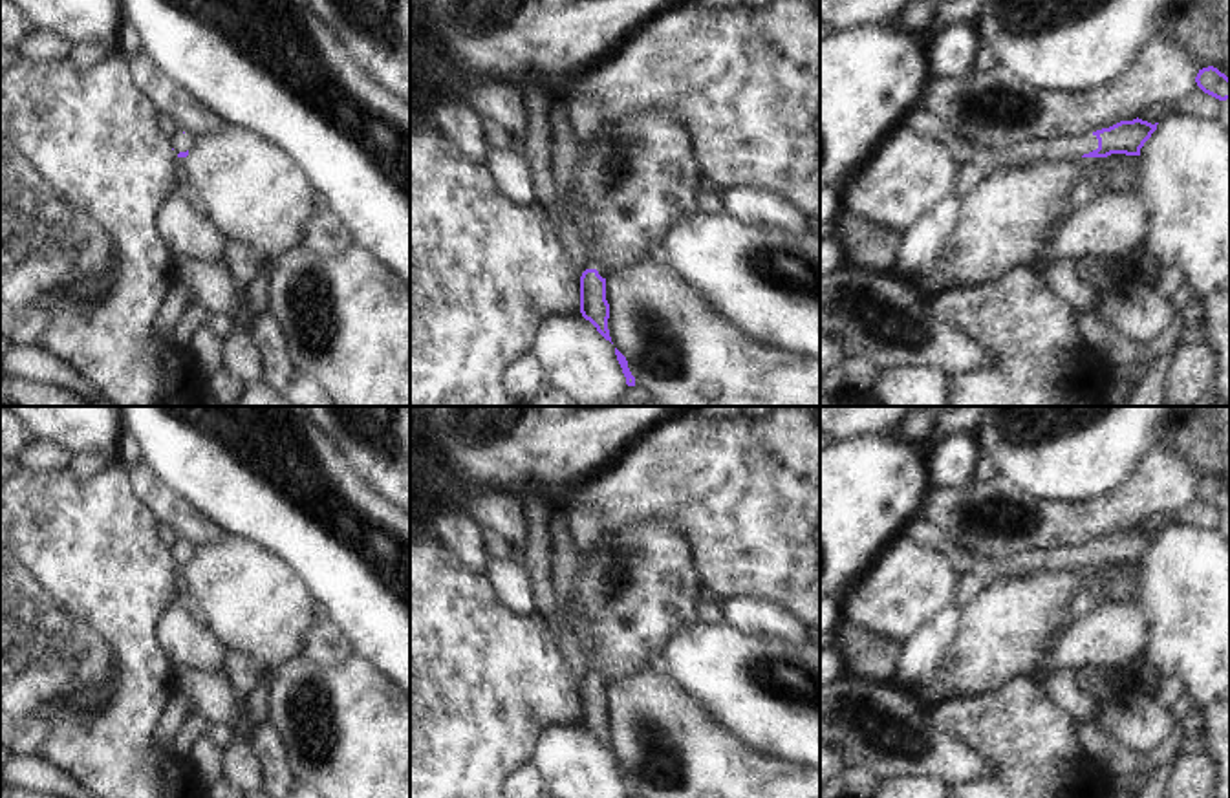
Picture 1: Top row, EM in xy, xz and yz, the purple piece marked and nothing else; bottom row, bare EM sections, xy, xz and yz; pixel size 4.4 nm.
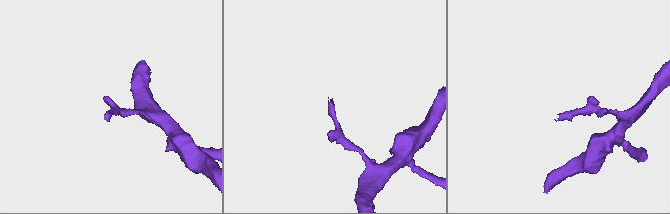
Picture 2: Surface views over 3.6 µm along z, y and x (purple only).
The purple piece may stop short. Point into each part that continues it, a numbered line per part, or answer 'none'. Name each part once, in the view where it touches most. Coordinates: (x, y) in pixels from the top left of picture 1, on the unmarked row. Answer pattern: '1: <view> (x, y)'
1: yz (921, 529)

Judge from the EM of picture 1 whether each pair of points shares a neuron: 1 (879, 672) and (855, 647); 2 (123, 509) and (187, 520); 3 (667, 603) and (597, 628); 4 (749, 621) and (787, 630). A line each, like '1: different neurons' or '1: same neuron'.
1: same neuron
2: different neurons
3: same neuron
4: same neuron

